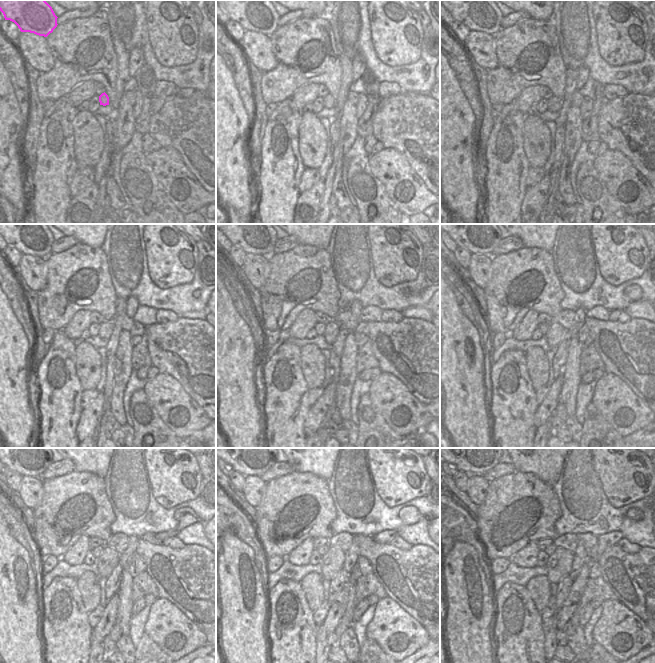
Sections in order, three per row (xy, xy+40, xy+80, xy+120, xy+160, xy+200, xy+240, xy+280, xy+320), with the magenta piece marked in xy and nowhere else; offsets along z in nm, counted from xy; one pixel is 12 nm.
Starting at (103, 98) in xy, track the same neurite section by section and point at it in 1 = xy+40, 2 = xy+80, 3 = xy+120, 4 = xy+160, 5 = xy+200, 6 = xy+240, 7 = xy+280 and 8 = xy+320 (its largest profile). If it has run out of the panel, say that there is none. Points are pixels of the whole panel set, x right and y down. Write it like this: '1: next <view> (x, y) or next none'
1: next xy+40 (329, 102)
2: next xy+80 (554, 103)
3: next xy+120 (106, 328)
4: next xy+160 (331, 331)
5: next xy+200 (555, 334)
6: next xy+240 (109, 558)
7: next xy+280 (332, 562)
8: next xy+320 (559, 564)

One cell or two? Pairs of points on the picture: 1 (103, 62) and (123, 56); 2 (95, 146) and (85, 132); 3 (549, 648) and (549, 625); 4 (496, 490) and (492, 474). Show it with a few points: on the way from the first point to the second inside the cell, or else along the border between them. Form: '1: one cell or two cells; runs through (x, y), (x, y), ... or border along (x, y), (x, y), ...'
1: two cells; border along (111, 38), (116, 60), (115, 83)
2: one cell; runs through (92, 143), (88, 139), (88, 135)
3: one cell; runs through (549, 642), (549, 631)
4: two cells; border along (516, 471), (502, 475), (490, 482)

